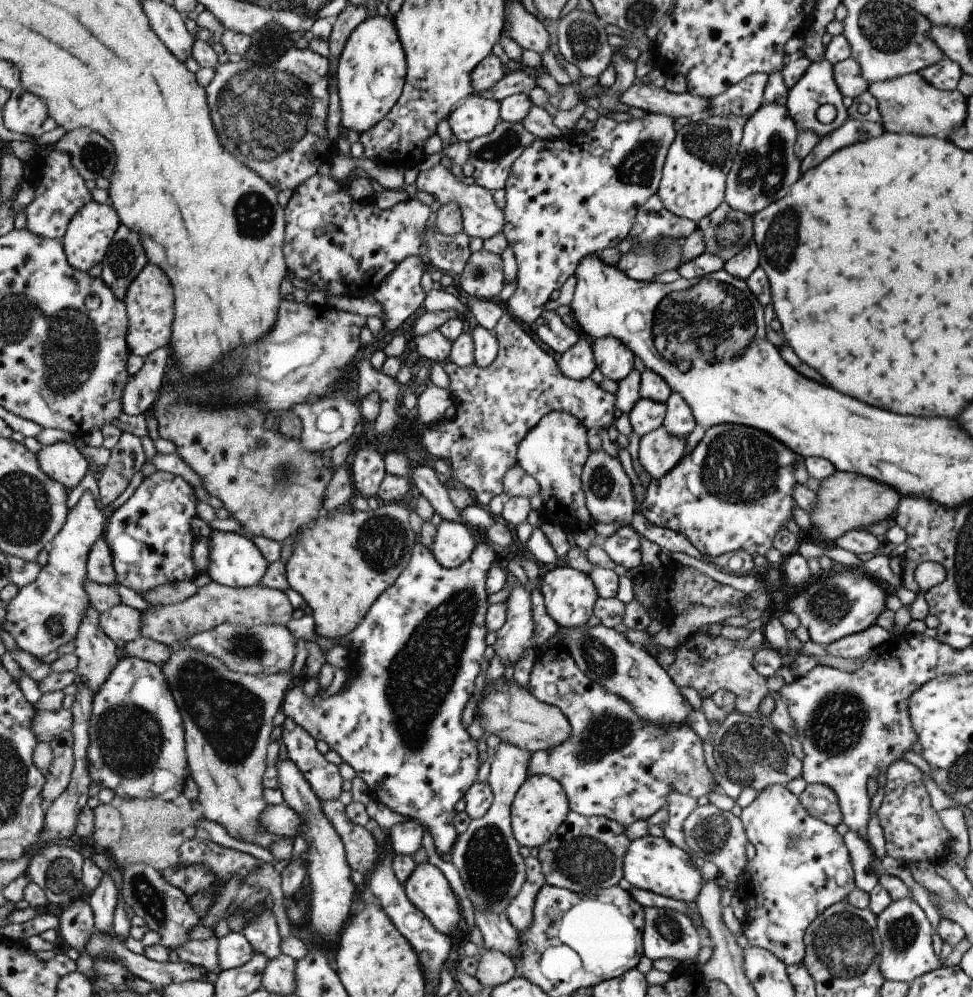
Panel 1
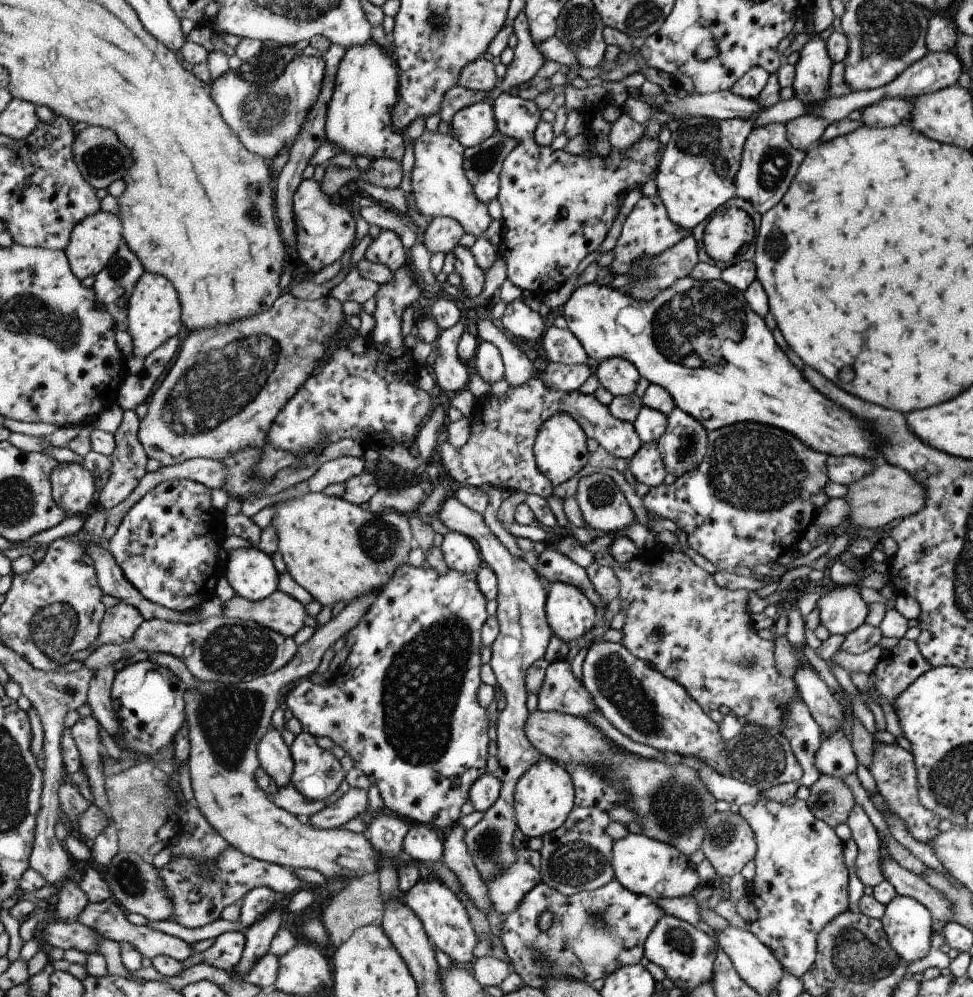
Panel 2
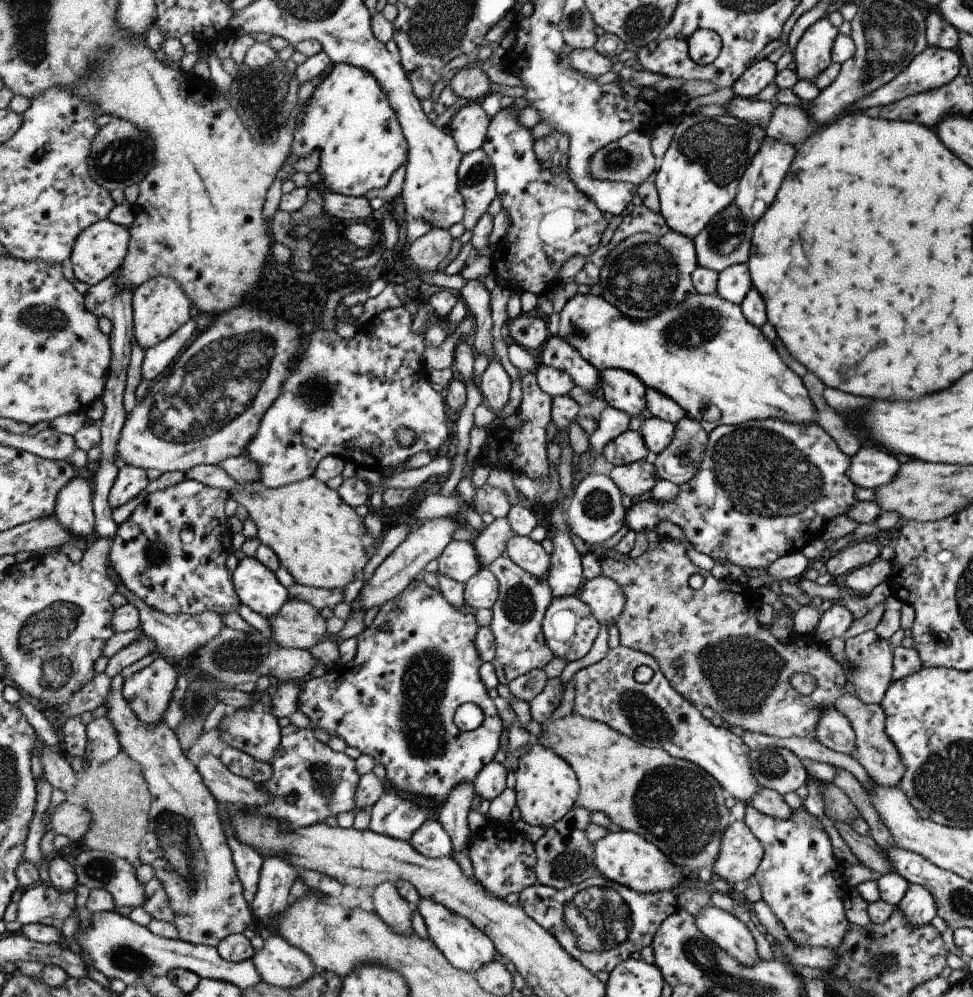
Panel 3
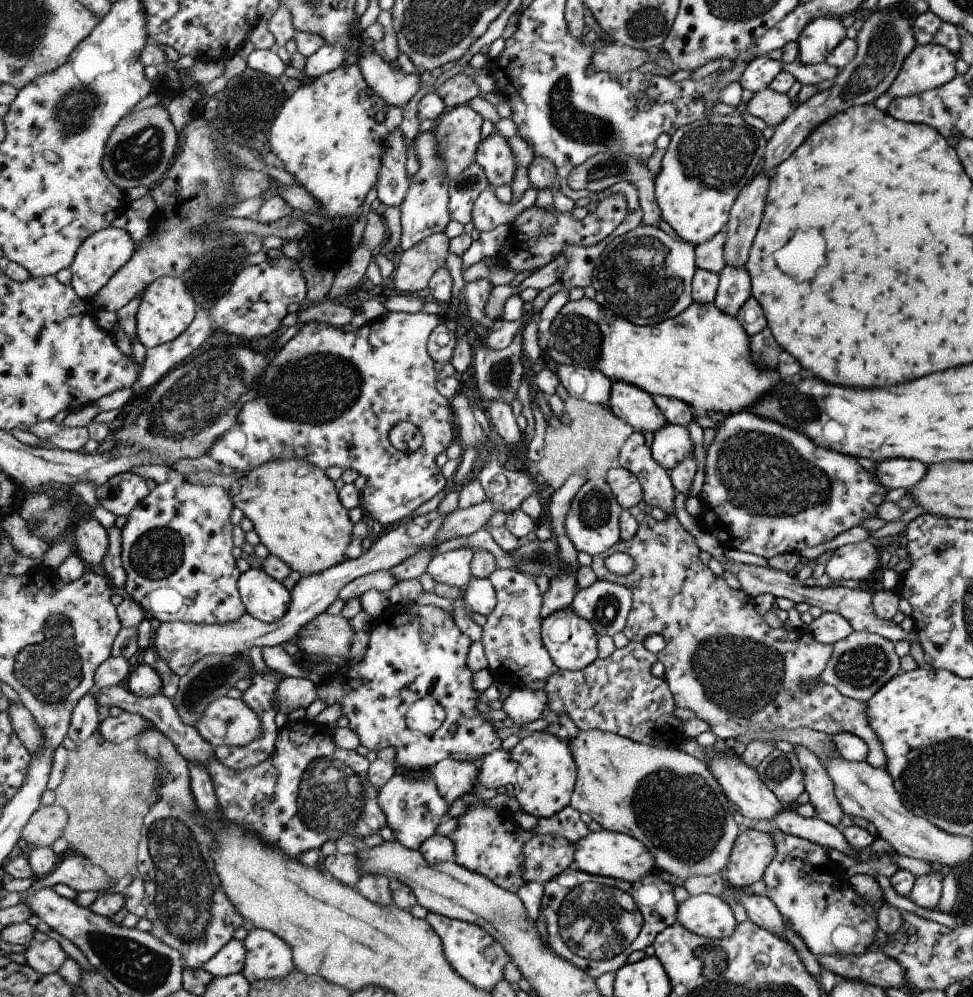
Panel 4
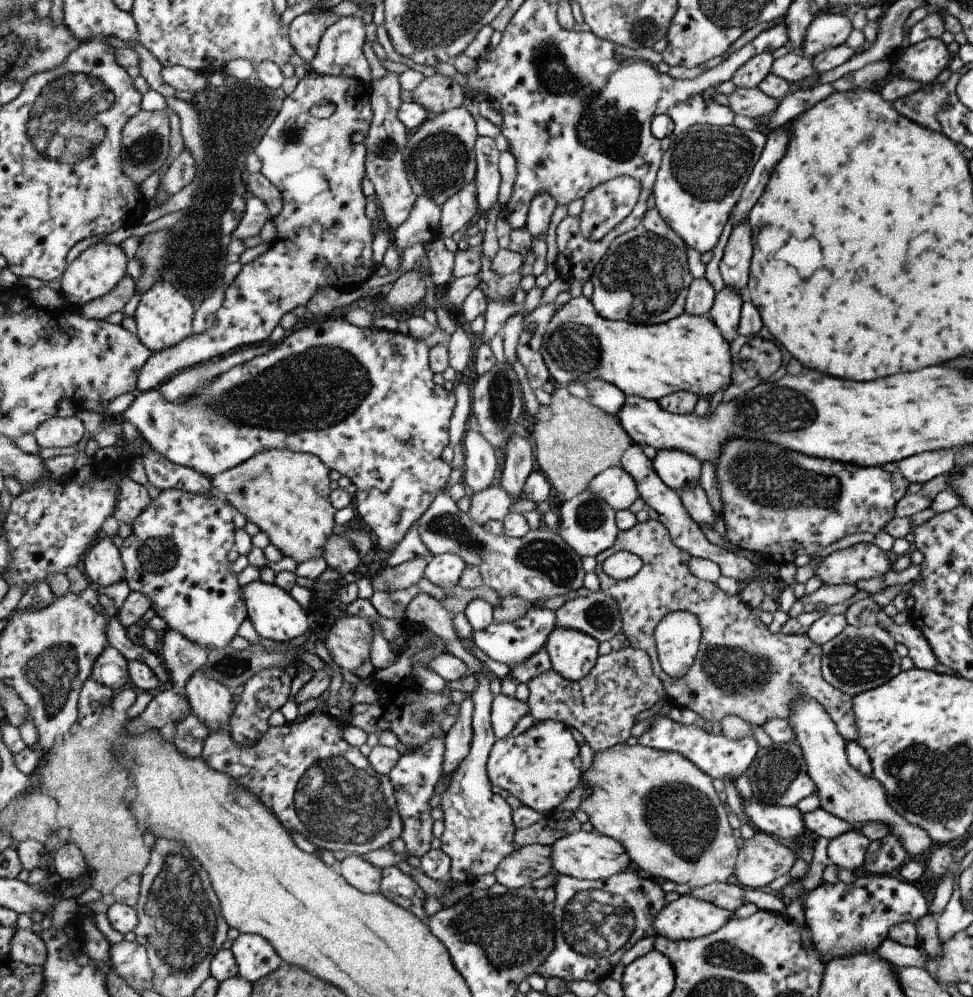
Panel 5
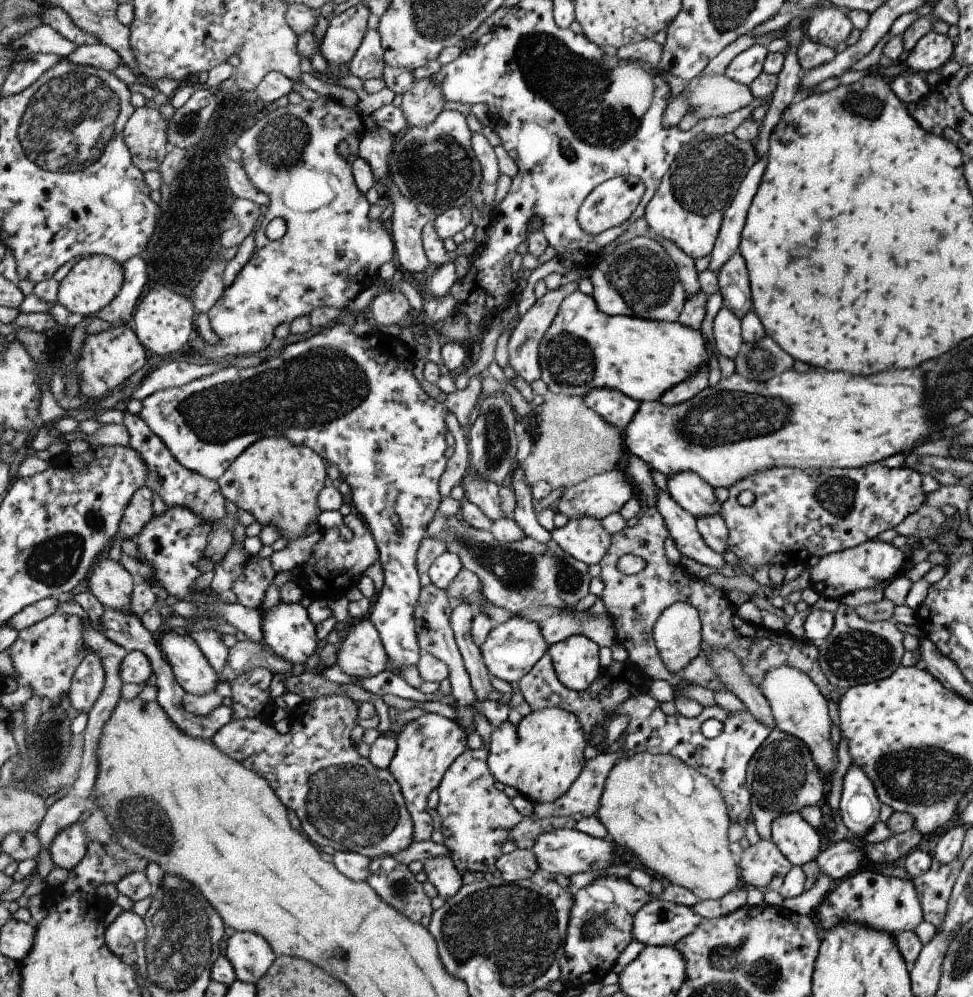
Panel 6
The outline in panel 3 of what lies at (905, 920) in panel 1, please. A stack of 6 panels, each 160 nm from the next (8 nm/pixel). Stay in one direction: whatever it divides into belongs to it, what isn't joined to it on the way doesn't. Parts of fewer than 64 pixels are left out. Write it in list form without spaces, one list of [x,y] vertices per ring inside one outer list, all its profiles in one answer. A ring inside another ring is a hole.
[[[909,883],[901,902],[896,906],[899,906],[903,916],[915,928],[930,924],[930,920],[937,914],[937,908],[929,890],[914,883]]]

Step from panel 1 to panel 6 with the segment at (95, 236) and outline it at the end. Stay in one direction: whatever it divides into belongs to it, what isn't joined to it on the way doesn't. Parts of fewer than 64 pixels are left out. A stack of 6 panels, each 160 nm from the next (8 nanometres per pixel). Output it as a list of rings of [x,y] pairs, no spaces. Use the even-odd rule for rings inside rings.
[[[91,256],[91,258],[84,258],[75,264],[60,282],[58,302],[73,314],[80,314],[83,317],[91,316],[120,297],[124,285],[124,266],[107,256]]]

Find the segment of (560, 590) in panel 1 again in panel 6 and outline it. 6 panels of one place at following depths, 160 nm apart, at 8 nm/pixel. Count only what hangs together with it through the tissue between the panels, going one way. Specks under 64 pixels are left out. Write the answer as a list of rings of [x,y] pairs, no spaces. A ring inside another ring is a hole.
[[[581,634],[548,646],[547,653],[552,656],[556,677],[569,690],[587,690],[602,672],[597,644]]]

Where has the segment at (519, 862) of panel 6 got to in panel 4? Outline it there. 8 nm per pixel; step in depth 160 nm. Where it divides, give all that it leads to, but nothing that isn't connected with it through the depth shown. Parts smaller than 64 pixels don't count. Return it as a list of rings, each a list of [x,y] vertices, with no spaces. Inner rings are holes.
[[[555,835],[534,836],[523,848],[525,882],[545,884],[575,865],[575,847]]]

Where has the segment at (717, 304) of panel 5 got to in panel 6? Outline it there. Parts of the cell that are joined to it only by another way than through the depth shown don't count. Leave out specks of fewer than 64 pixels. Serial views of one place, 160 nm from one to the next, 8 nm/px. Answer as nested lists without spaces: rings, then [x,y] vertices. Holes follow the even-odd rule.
[[[721,307],[713,318],[711,330],[718,353],[733,361],[742,343],[740,319],[733,312]]]

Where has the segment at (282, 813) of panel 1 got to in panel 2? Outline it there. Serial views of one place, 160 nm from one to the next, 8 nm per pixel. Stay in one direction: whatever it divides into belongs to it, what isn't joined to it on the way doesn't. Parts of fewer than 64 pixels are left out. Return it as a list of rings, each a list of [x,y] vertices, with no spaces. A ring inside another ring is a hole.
[[[349,788],[339,800],[311,815],[307,822],[321,829],[337,829],[353,818],[361,816],[369,808],[369,796],[365,790]]]

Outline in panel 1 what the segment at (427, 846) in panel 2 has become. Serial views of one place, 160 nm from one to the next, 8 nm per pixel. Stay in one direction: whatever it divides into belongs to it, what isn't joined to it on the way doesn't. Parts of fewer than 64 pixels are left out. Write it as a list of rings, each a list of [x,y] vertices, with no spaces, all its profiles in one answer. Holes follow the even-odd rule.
[[[413,819],[393,825],[389,829],[388,839],[391,849],[402,855],[415,854],[423,846],[423,838],[425,838],[423,828],[422,824]]]

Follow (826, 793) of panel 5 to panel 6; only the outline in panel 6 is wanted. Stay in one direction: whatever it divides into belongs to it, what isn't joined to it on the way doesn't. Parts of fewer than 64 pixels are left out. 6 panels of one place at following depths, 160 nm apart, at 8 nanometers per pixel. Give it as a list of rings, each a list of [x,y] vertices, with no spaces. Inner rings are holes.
[[[775,666],[775,668],[765,670],[765,676],[761,678],[758,690],[769,704],[775,729],[801,740],[802,745],[809,750],[817,769],[823,772],[823,778],[829,787],[832,774],[838,766],[838,760],[835,748],[829,740],[831,720],[827,710],[827,701],[821,696],[817,686],[807,674],[791,666]]]

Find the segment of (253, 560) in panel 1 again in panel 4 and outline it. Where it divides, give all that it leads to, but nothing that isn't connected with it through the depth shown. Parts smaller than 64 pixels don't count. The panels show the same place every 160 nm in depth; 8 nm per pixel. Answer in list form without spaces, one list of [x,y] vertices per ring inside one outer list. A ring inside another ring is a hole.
[[[249,567],[242,574],[238,587],[248,614],[265,625],[281,622],[292,608],[293,592],[264,569]]]

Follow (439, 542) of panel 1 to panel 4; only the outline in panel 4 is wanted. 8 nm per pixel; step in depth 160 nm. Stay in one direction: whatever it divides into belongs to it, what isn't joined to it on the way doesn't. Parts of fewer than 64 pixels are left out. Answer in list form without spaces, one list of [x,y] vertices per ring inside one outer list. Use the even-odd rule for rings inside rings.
[[[459,548],[436,555],[426,573],[437,582],[456,588],[467,588],[472,582],[473,550]]]

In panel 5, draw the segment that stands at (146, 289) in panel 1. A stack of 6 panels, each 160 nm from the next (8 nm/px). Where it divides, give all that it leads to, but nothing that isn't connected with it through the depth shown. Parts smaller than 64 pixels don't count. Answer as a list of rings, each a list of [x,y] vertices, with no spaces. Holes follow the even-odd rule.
[[[161,280],[151,290],[141,296],[140,303],[134,313],[137,324],[137,334],[141,342],[152,352],[172,349],[189,340],[193,334],[193,316],[195,306],[193,302],[183,296],[171,282]]]

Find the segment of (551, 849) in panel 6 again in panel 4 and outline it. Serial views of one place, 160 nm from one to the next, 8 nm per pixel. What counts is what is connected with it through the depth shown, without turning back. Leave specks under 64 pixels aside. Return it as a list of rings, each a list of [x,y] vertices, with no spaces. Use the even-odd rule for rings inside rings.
[[[603,829],[598,832],[589,832],[587,836],[579,838],[572,845],[575,847],[575,865],[573,868],[579,872],[611,877],[611,879],[624,882],[636,882],[645,876],[658,874],[653,866],[653,858],[645,850],[645,846],[627,834]]]

